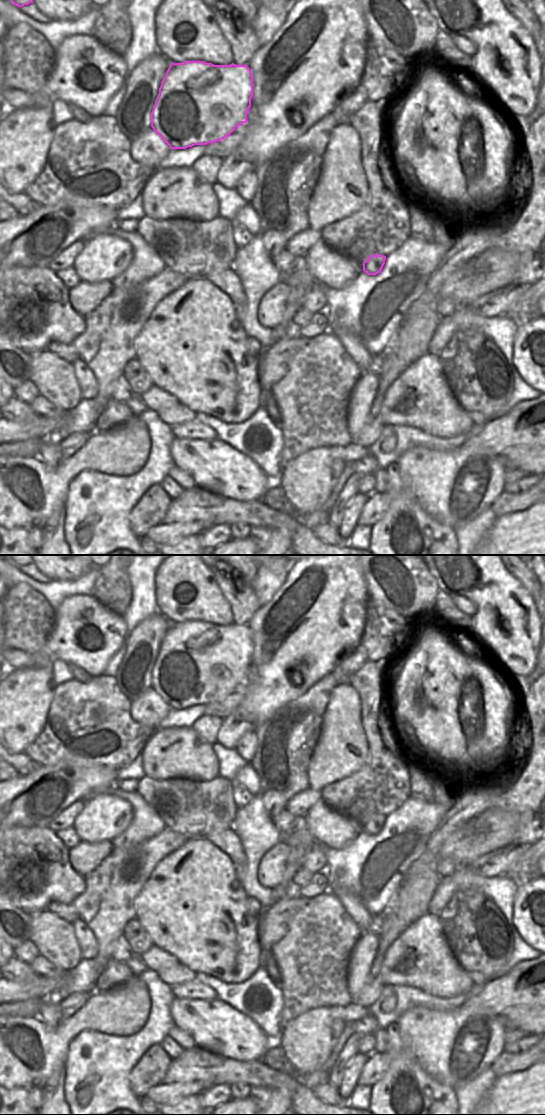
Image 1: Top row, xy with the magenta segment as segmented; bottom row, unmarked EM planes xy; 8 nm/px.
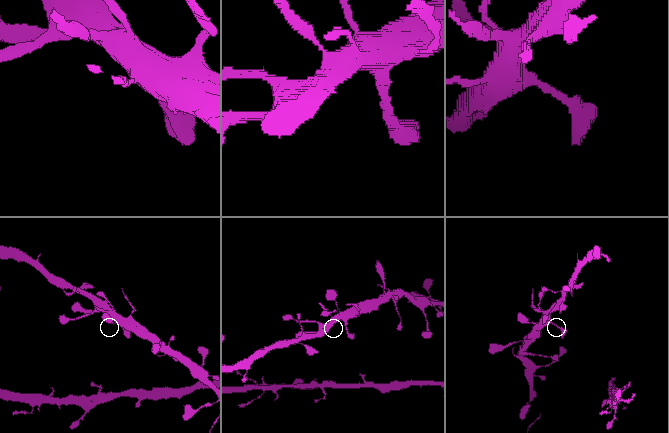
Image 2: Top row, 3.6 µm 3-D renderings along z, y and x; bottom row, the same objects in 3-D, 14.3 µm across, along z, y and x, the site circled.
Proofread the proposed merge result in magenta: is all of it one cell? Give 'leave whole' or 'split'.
leave whole

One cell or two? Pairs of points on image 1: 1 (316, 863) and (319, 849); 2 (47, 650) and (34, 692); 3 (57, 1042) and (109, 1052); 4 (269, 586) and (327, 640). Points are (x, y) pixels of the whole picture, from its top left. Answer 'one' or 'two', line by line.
1: one
2: two
3: two
4: two

